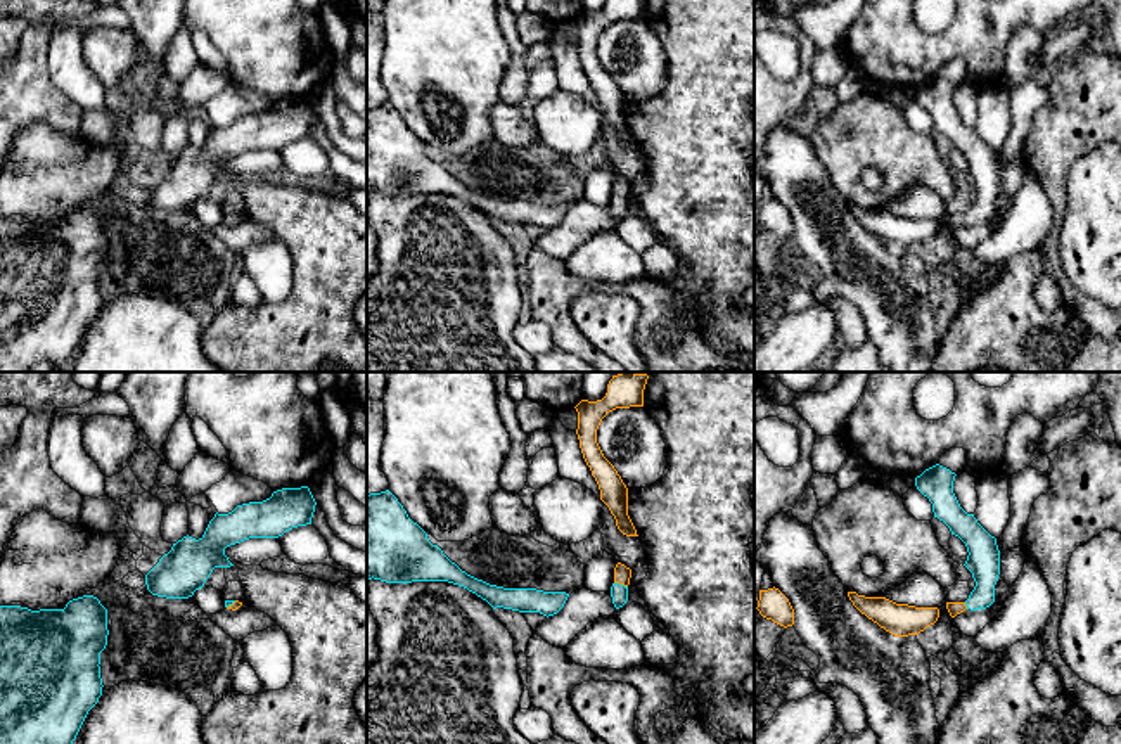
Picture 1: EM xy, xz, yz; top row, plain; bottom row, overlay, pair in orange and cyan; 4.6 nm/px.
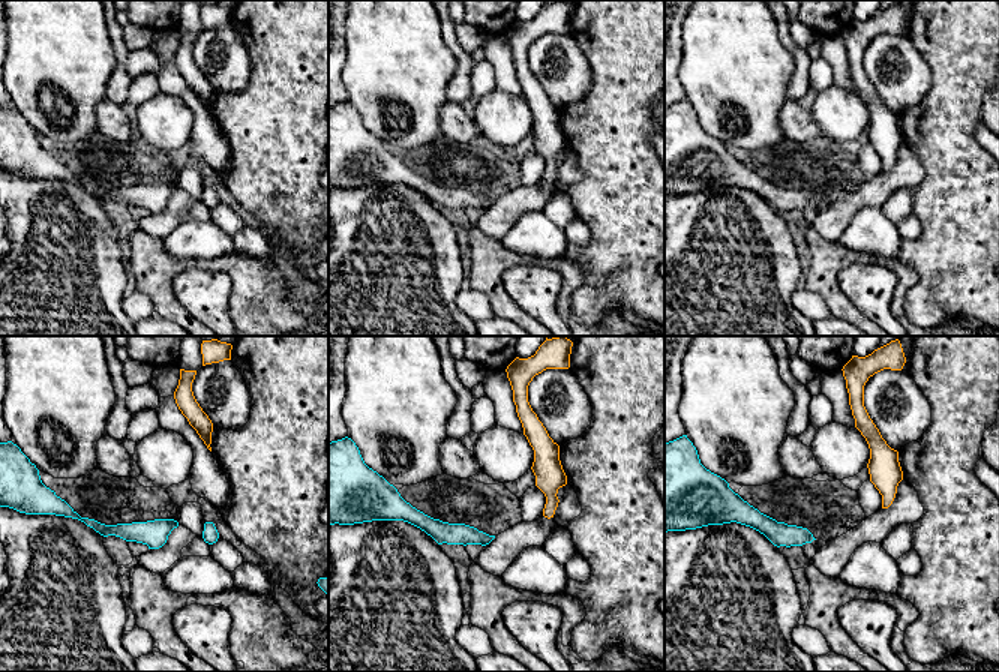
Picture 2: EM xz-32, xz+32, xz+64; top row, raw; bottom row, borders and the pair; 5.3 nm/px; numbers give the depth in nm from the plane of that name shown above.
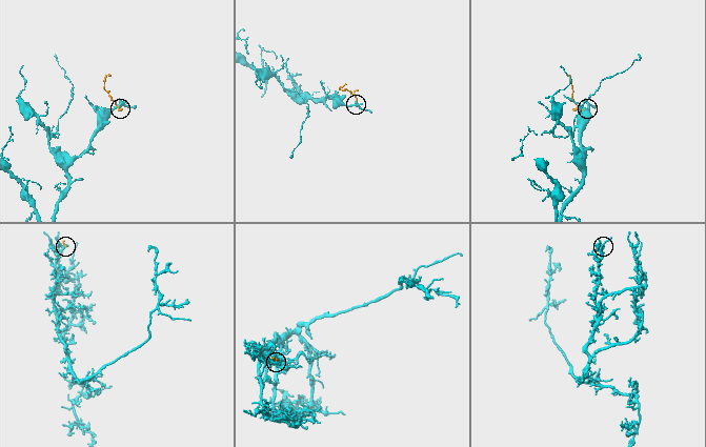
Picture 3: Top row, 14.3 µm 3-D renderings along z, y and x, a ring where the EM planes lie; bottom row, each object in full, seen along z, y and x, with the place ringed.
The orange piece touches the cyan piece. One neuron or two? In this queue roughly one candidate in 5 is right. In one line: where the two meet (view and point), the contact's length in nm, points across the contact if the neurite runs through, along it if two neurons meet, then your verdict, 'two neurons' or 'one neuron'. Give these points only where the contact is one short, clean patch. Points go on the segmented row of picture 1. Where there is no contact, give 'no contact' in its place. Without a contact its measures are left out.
meets orange in xz at (621, 583); contact 70 nm long; runs through xz (621, 573), (621, 583), (618, 592); one neuron

